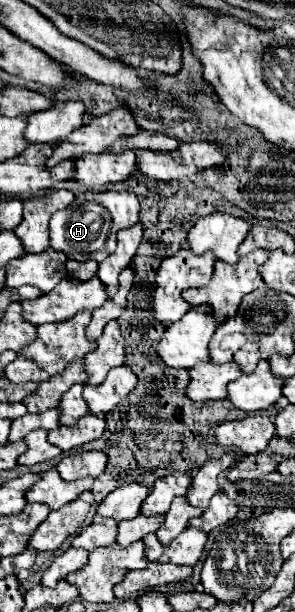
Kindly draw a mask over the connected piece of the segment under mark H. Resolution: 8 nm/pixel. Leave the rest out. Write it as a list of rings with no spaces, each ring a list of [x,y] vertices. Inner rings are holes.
[[[83,192],[65,210],[51,216],[51,248],[61,250],[71,260],[103,262],[117,246],[117,232],[139,222],[139,198],[135,192]]]

